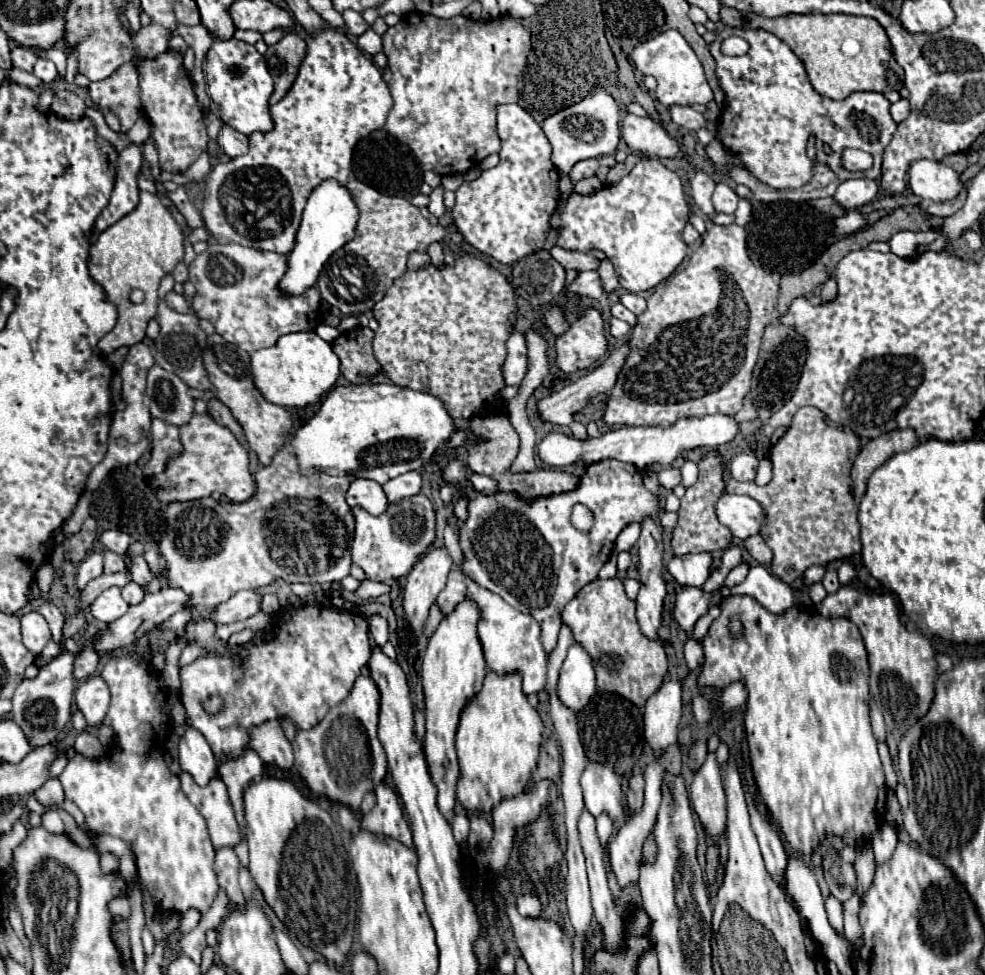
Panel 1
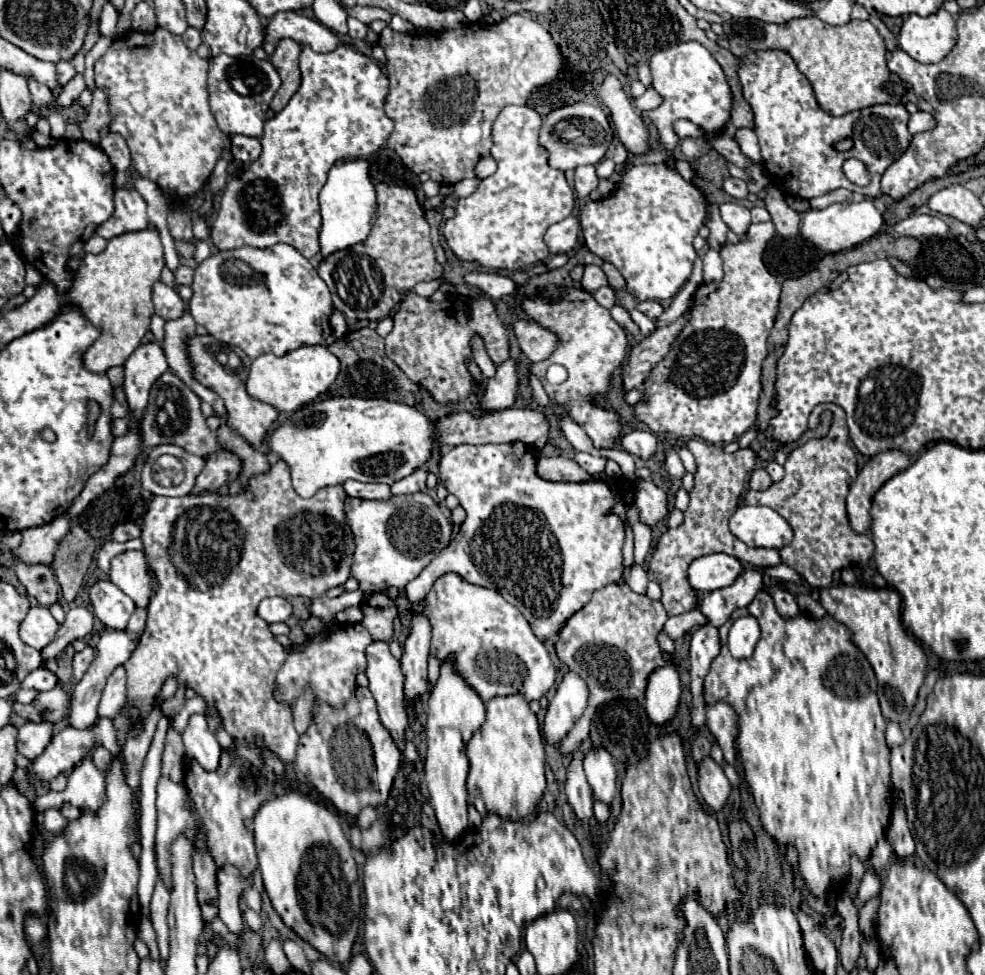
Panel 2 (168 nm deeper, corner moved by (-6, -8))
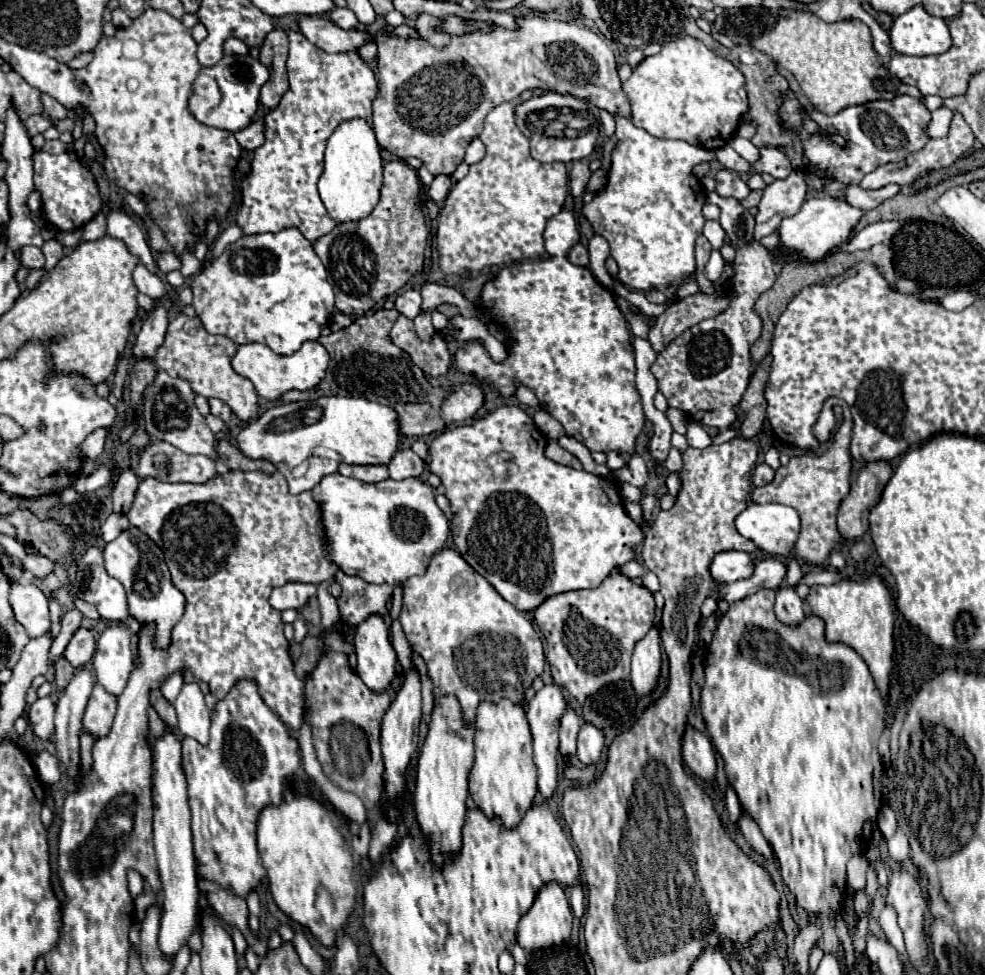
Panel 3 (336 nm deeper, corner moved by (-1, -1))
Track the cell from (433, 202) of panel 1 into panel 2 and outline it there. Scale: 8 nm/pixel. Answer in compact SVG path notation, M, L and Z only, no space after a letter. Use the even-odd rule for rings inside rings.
M476 177L474 179L464 179L464 181L454 185L454 197L456 199L464 199L464 197L472 195L476 191L476 187L478 187L478 179Z

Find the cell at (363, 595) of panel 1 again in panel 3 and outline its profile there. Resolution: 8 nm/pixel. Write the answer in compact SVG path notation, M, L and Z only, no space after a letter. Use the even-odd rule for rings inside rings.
M499 406L495 410L491 410L489 414L485 414L483 418L465 422L465 424L453 424L447 426L441 434L437 434L433 438L433 442L429 444L429 470L433 474L437 474L445 486L445 496L451 502L451 536L455 542L455 548L461 552L461 556L483 576L489 580L489 584L507 600L511 602L517 610L521 612L533 612L539 604L543 604L545 598L559 594L559 592L569 592L569 590L581 590L581 588L597 588L613 568L621 568L625 562L633 560L637 554L639 544L643 542L643 530L629 518L625 506L623 506L623 498L621 492L617 488L617 484L613 482L605 482L601 478L597 478L597 474L591 472L579 472L573 470L569 466L563 464L555 464L553 460L549 460L545 456L545 446L547 446L547 436L535 426L533 418L521 410L519 406Z

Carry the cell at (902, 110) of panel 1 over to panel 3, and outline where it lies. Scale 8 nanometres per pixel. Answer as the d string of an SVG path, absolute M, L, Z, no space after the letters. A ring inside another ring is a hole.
M939 108L933 112L933 118L931 118L931 124L927 128L927 134L931 138L943 138L947 136L949 132L949 124L951 124L951 118L953 118L953 112L949 108Z

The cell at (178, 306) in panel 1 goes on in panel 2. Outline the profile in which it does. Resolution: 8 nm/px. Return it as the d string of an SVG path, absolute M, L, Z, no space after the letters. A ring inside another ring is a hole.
M158 281L158 283L154 285L152 299L154 299L156 315L160 315L164 321L178 319L178 317L184 315L184 311L186 311L186 305L184 305L184 301L180 299L178 291L172 289L172 287L166 287L162 281Z

